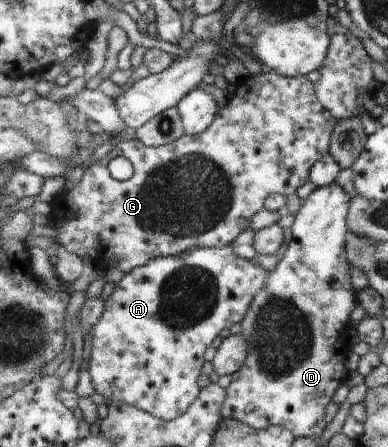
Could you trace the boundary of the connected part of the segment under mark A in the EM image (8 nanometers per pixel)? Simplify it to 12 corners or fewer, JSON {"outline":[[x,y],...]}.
{"outline":[[233,245],[124,275],[97,393],[167,422],[271,271]]}

